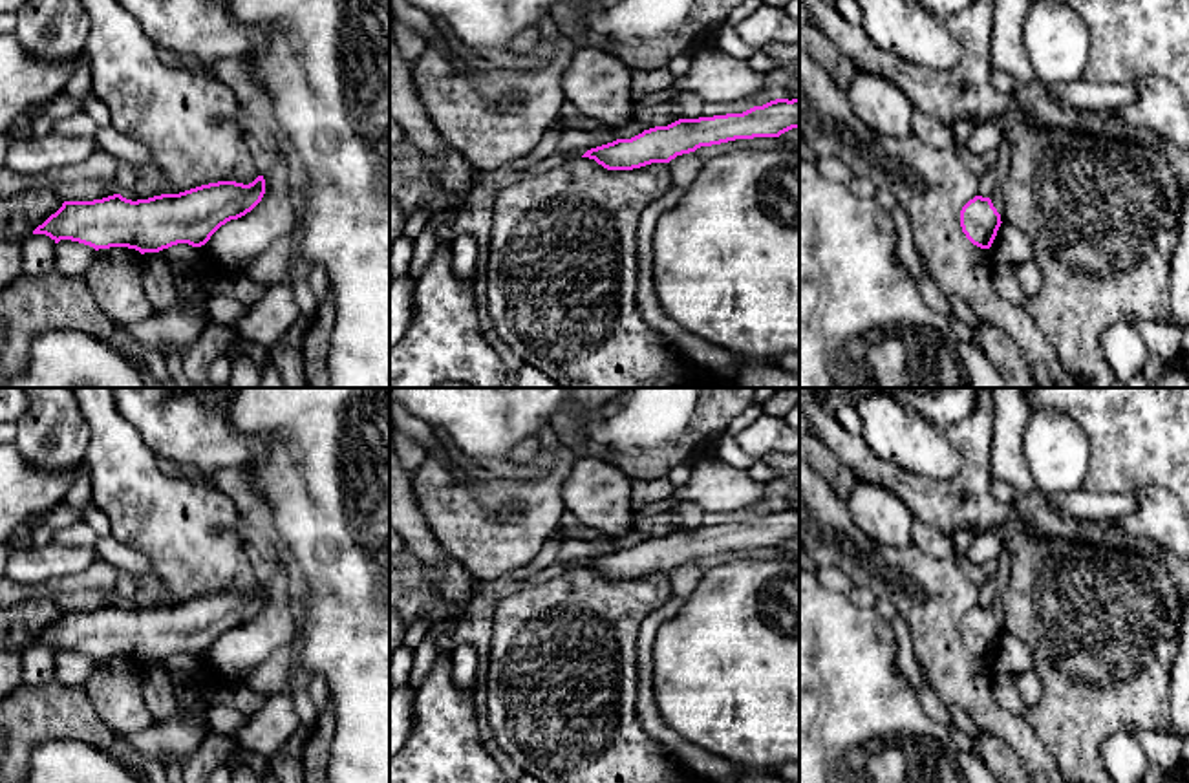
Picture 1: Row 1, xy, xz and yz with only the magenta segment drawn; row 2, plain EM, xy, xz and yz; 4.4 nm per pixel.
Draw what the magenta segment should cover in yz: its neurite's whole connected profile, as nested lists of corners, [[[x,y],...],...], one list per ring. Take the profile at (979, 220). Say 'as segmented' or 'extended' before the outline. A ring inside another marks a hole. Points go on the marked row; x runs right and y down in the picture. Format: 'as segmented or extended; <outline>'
as segmented; [[[975,196],[960,210],[962,232],[980,249],[991,247],[1001,223],[1001,214],[990,198]]]

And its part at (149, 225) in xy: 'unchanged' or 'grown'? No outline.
unchanged

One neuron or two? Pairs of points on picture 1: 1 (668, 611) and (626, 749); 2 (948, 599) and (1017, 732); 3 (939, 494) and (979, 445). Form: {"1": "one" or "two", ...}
{"1": "two", "2": "one", "3": "one"}

